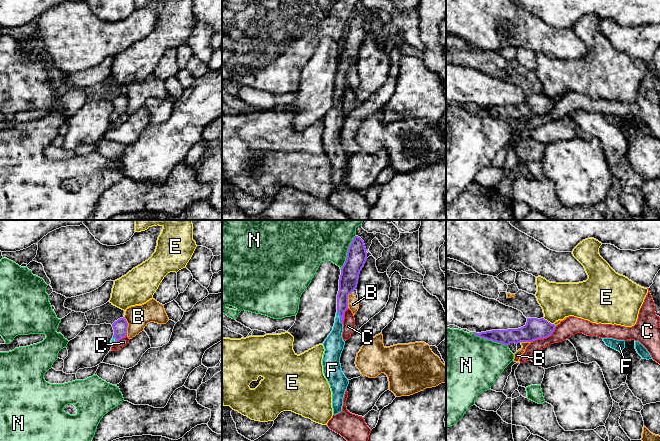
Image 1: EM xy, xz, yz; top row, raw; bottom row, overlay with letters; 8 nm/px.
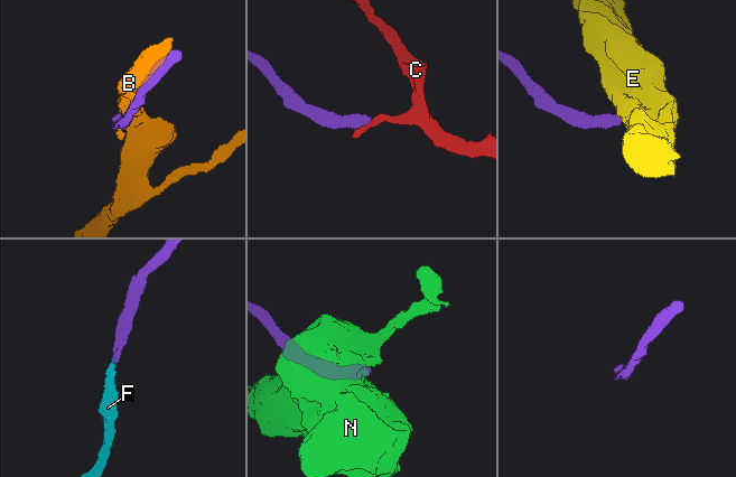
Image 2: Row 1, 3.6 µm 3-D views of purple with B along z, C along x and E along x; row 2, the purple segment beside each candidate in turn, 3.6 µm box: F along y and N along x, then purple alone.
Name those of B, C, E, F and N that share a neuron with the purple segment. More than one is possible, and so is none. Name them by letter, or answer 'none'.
F

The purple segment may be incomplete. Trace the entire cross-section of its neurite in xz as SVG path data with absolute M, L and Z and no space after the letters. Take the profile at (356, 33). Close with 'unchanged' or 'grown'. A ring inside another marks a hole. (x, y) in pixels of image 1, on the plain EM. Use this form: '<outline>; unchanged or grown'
M355 12L341 44L333 106L323 119L325 125L322 135L323 149L332 167L333 191L342 187L344 170L349 160L340 140L341 129L345 121L342 114L344 88L348 85L348 71L357 64L359 50L366 36L367 28L364 17Z; grown

